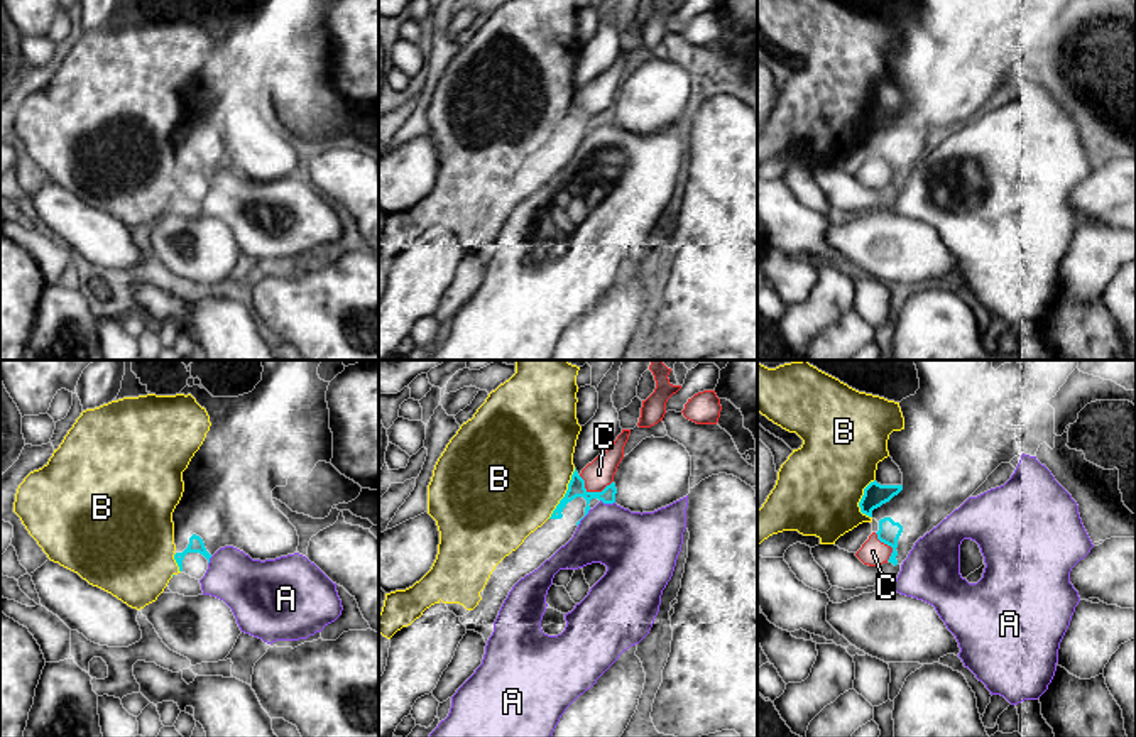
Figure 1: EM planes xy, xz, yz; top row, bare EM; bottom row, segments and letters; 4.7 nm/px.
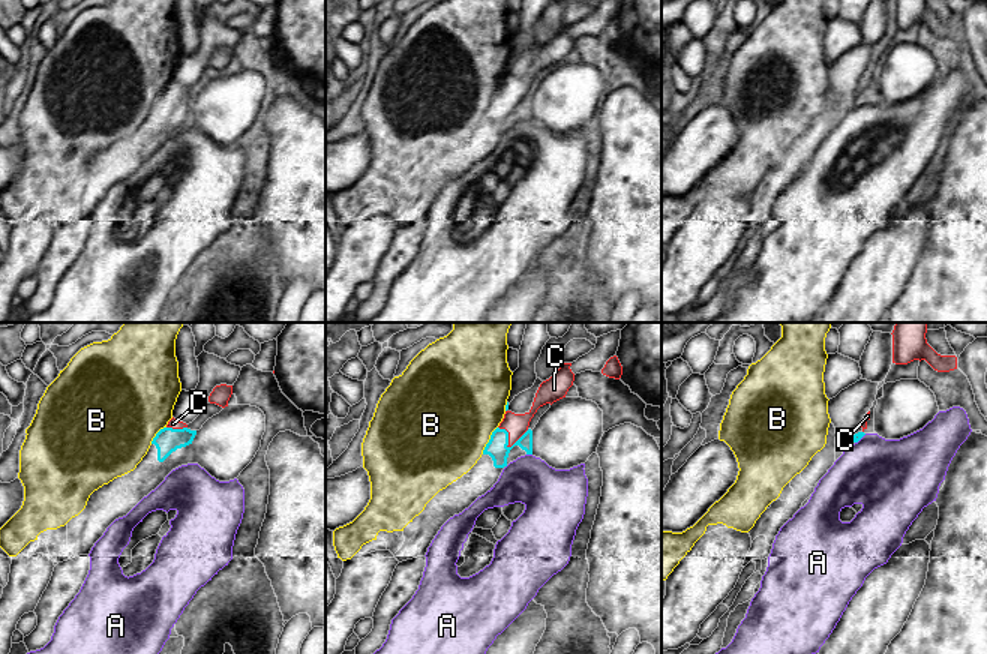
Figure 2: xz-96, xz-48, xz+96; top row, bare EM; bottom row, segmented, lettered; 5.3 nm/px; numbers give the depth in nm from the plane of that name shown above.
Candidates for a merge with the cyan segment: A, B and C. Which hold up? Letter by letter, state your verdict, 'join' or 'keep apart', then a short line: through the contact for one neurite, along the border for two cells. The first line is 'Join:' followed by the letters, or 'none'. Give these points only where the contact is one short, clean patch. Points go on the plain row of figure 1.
Join: C
A: keep apart; line xz (590, 131), (577, 146)
B: keep apart
C: join; line xz (577, 105), (594, 114), (594, 103), (599, 95)

